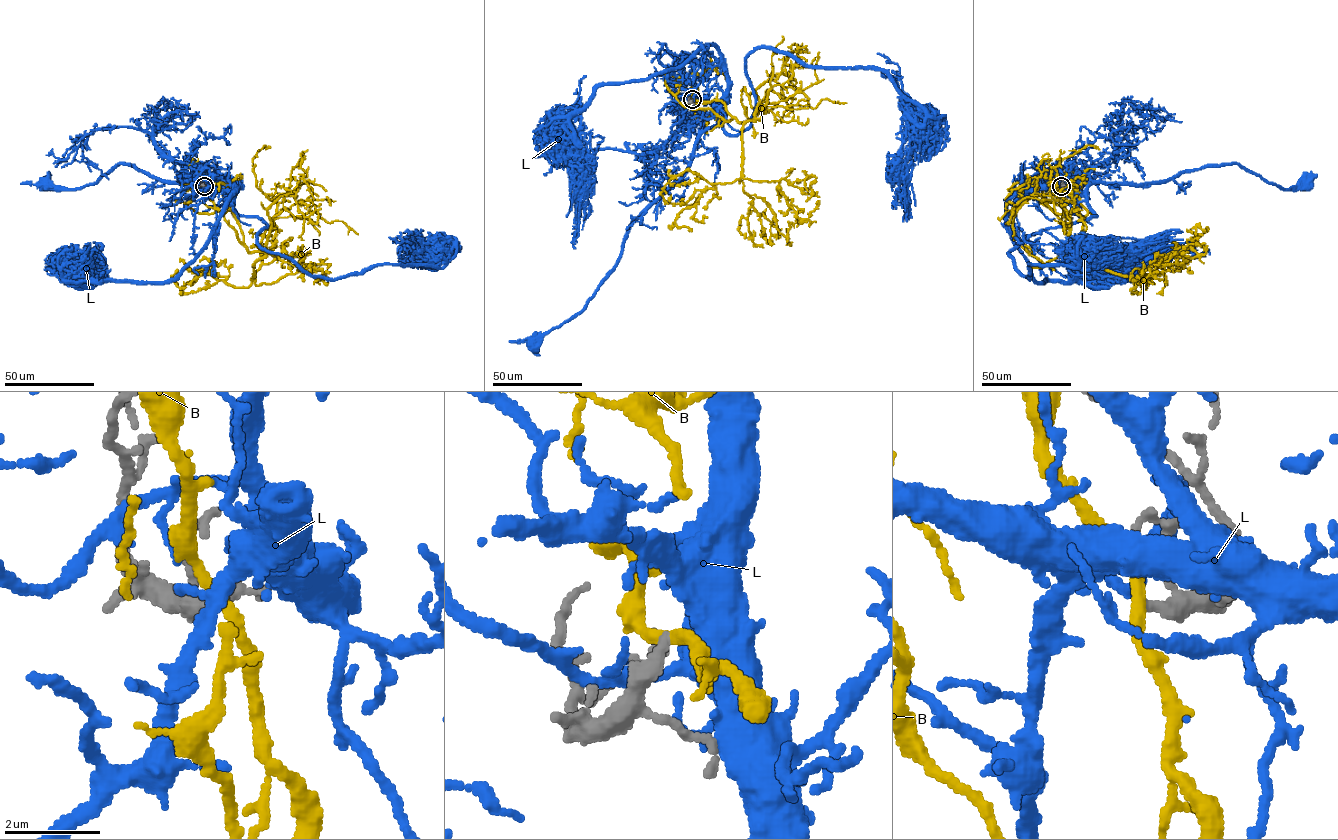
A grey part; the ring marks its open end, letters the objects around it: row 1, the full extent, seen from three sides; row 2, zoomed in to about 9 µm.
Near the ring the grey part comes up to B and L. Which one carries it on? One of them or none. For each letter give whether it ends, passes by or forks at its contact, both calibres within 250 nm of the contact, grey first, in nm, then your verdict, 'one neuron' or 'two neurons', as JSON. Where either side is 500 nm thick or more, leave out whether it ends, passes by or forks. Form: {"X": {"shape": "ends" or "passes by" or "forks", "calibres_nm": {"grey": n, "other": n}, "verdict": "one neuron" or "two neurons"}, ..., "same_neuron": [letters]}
{"B": {"shape": "passes by", "calibres_nm": {"grey": 260, "other": 240}, "verdict": "two neurons"}, "L": {"shape": "ends", "calibres_nm": {"grey": 150, "other": 160}, "verdict": "two neurons"}, "same_neuron": []}

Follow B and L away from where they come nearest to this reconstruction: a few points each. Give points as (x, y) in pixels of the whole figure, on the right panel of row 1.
B: (1061, 186), (1062, 227), (1086, 262), (1134, 277), (1143, 287), (1144, 280), (1132, 289), (1139, 294), (1165, 276)
L: (1062, 184), (1084, 180), (1158, 183), (1181, 173), (1237, 164), (1280, 188), (1294, 188), (1305, 180)

